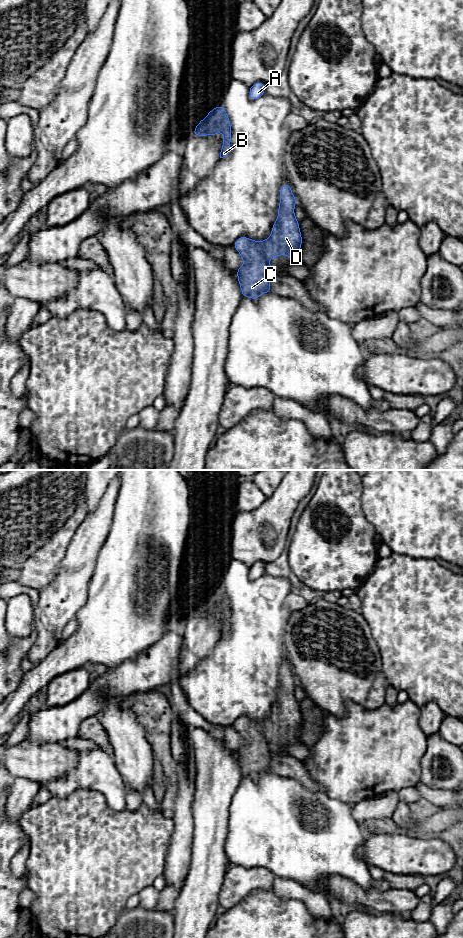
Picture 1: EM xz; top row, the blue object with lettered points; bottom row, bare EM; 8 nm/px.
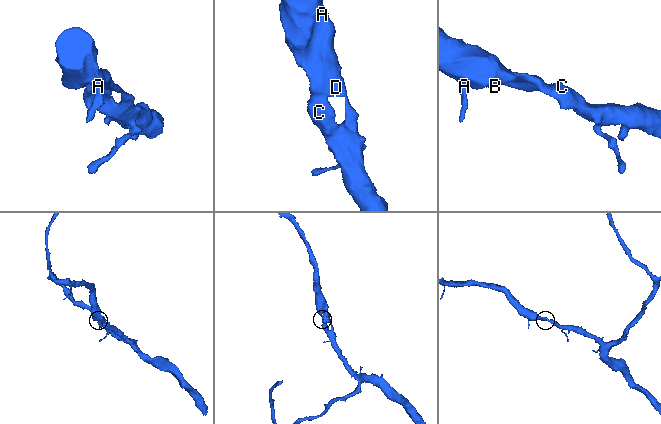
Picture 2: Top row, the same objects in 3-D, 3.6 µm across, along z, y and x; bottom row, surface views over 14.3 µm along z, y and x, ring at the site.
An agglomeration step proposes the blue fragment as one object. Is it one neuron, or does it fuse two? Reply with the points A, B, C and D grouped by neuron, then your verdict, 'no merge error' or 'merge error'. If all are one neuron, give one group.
A B C D | no merge error

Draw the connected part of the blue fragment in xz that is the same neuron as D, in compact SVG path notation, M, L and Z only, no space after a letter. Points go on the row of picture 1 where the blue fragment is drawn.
M285 182L280 189L278 216L270 237L258 242L241 236L232 245L244 261L244 265L236 270L242 297L257 301L261 293L272 293L270 277L273 269L269 258L283 253L287 258L298 258L302 235L294 215L296 203L289 183Z

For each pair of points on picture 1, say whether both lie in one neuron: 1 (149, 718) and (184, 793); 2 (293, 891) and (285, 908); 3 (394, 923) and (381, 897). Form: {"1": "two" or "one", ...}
{"1": "two", "2": "two", "3": "two"}

